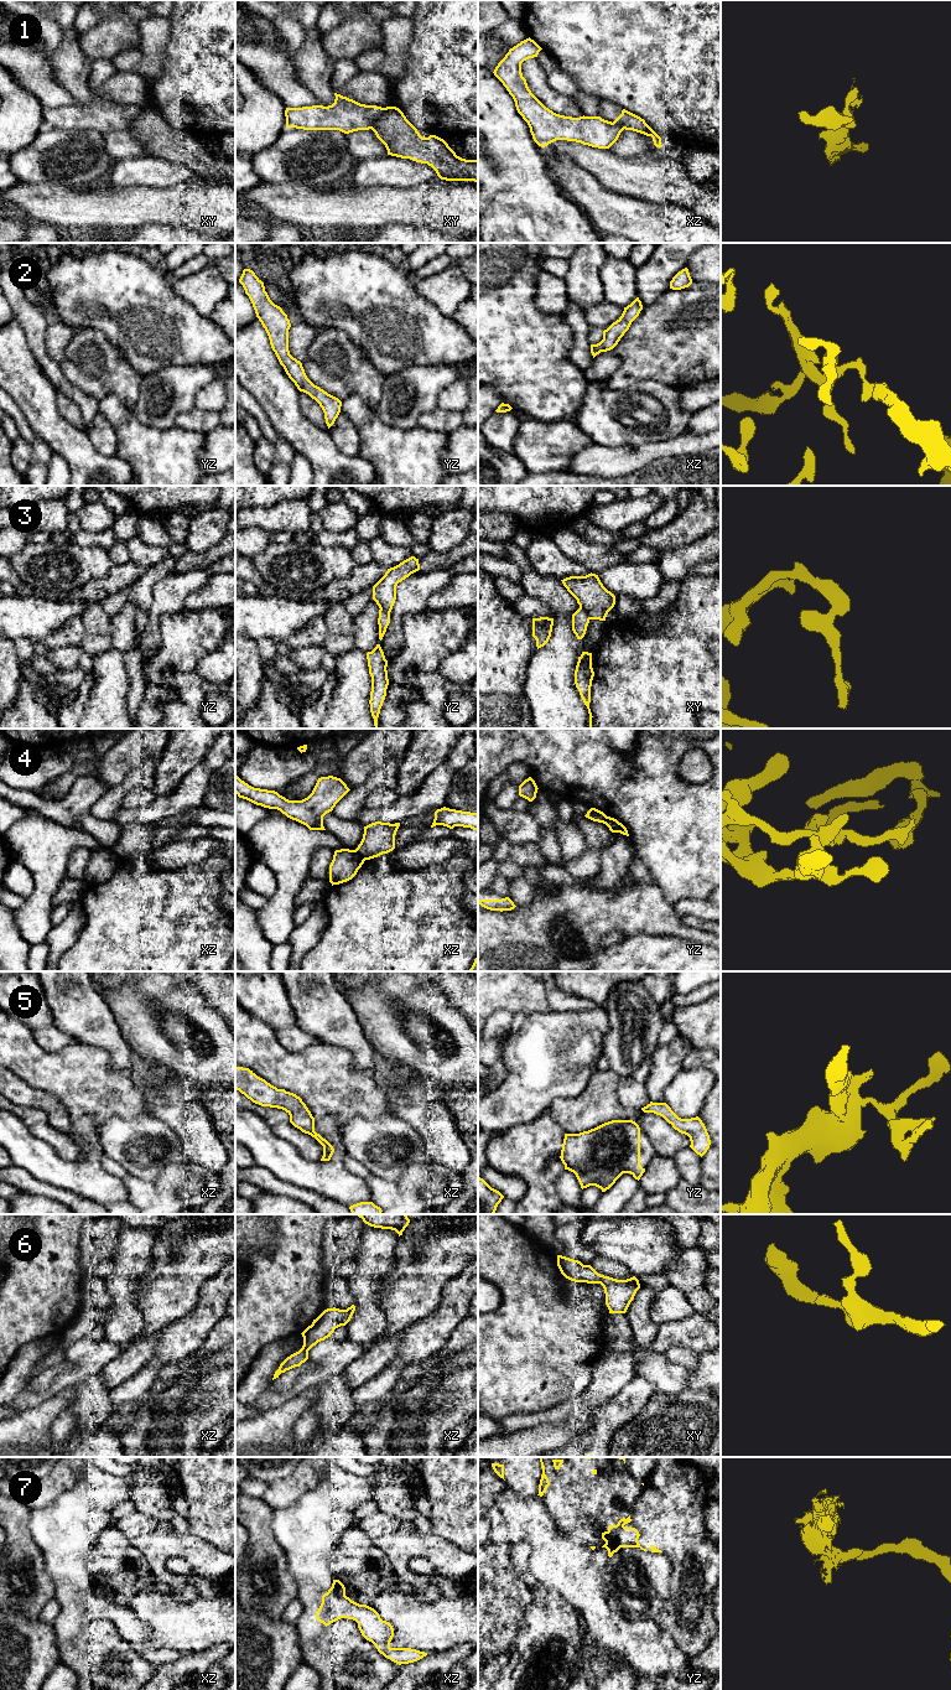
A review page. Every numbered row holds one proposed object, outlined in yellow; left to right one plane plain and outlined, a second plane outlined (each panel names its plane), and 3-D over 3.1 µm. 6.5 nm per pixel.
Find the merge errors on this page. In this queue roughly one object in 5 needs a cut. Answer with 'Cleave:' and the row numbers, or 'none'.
Cleave: 1, 3, 4

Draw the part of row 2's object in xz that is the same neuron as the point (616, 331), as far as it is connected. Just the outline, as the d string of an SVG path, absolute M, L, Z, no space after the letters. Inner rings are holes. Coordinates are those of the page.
M639 297L624 307L622 316L603 331L603 339L597 344L591 344L591 353L593 358L601 352L613 349L629 330L632 322L639 316L641 310L643 305Z

